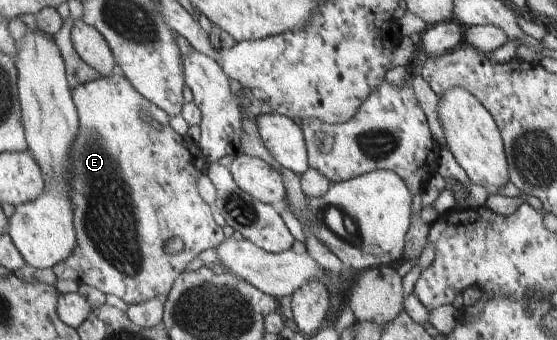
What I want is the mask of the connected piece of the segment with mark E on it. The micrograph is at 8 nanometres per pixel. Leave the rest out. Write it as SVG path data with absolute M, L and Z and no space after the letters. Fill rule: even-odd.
M116 71L110 77L93 81L92 83L82 84L76 86L73 89L74 101L78 105L78 113L80 116L80 127L77 138L74 145L70 150L70 158L72 163L70 164L70 195L73 201L74 208L74 225L77 231L77 246L73 254L69 259L56 264L53 267L52 273L56 277L74 280L77 284L89 284L99 289L104 294L114 294L123 300L127 305L132 305L138 302L145 302L154 298L166 299L171 289L174 287L175 281L182 274L183 270L187 268L187 264L197 258L203 250L207 248L216 248L226 238L223 234L221 220L213 220L213 214L211 214L211 208L209 203L201 196L198 189L198 180L201 174L197 164L195 164L195 156L193 152L189 150L191 146L183 146L183 136L179 134L170 123L170 114L165 112L162 108L159 108L154 102L151 102L146 96L143 96L139 92L138 88L135 88L134 84L123 74L121 71ZM153 117L157 122L161 123L161 128L153 128L148 122ZM178 236L184 246L181 252L169 255L165 254L165 244L169 238L175 238Z

